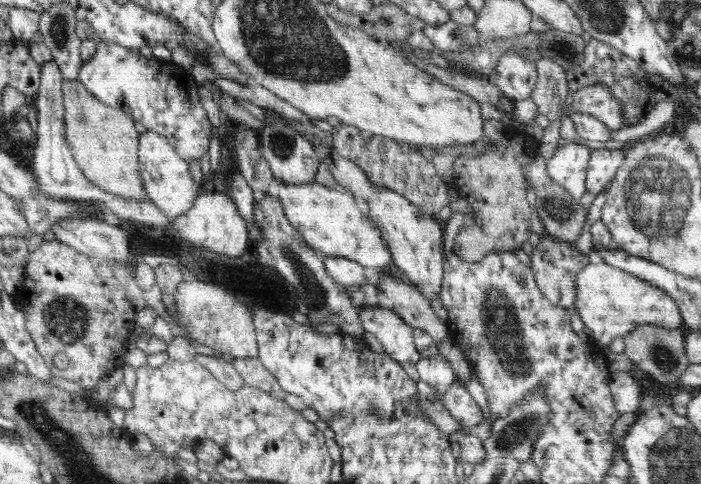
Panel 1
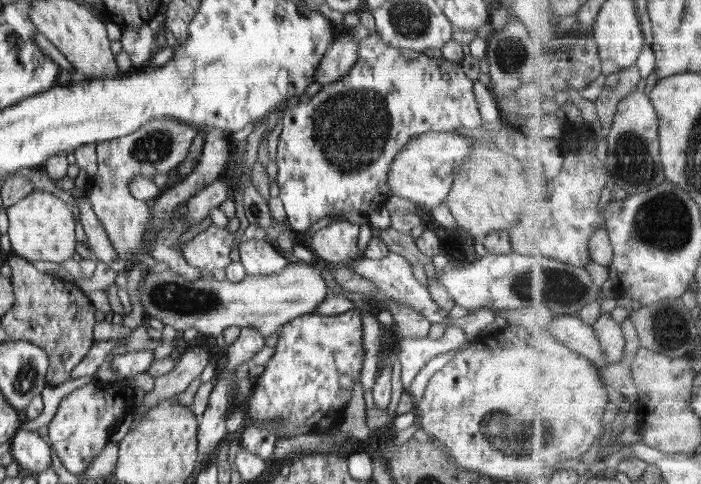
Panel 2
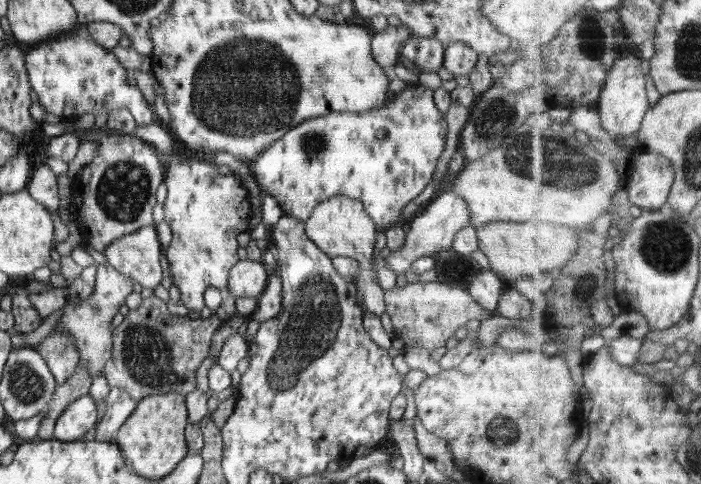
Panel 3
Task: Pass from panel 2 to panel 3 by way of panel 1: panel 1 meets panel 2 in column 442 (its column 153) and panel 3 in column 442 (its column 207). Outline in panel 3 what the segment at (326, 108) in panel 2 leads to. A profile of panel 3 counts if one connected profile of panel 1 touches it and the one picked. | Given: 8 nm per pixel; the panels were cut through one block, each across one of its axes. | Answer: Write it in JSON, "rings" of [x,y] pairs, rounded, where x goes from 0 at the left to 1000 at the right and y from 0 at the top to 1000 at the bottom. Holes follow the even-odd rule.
{"rings":[[[595,171],[589,182],[573,186],[569,194],[555,194],[552,211],[546,215],[545,221],[539,225],[528,225],[525,229],[514,233],[505,231],[481,231],[481,233],[465,233],[464,238],[454,238],[452,242],[442,242],[434,252],[425,256],[404,277],[395,291],[381,308],[377,310],[368,324],[362,331],[362,343],[359,343],[358,360],[365,370],[365,376],[374,386],[377,401],[385,403],[399,421],[402,438],[405,444],[414,446],[414,450],[422,450],[422,455],[438,457],[441,444],[448,434],[448,428],[474,405],[494,405],[516,417],[525,446],[531,450],[534,463],[541,473],[549,473],[555,467],[569,465],[571,450],[575,430],[586,415],[593,409],[603,393],[611,384],[611,378],[616,374],[616,362],[622,351],[625,331],[631,316],[633,314],[633,302],[636,302],[636,275],[639,273],[639,254],[631,231],[622,221],[622,211],[619,211],[619,186],[616,182],[609,182],[605,174]]]}

